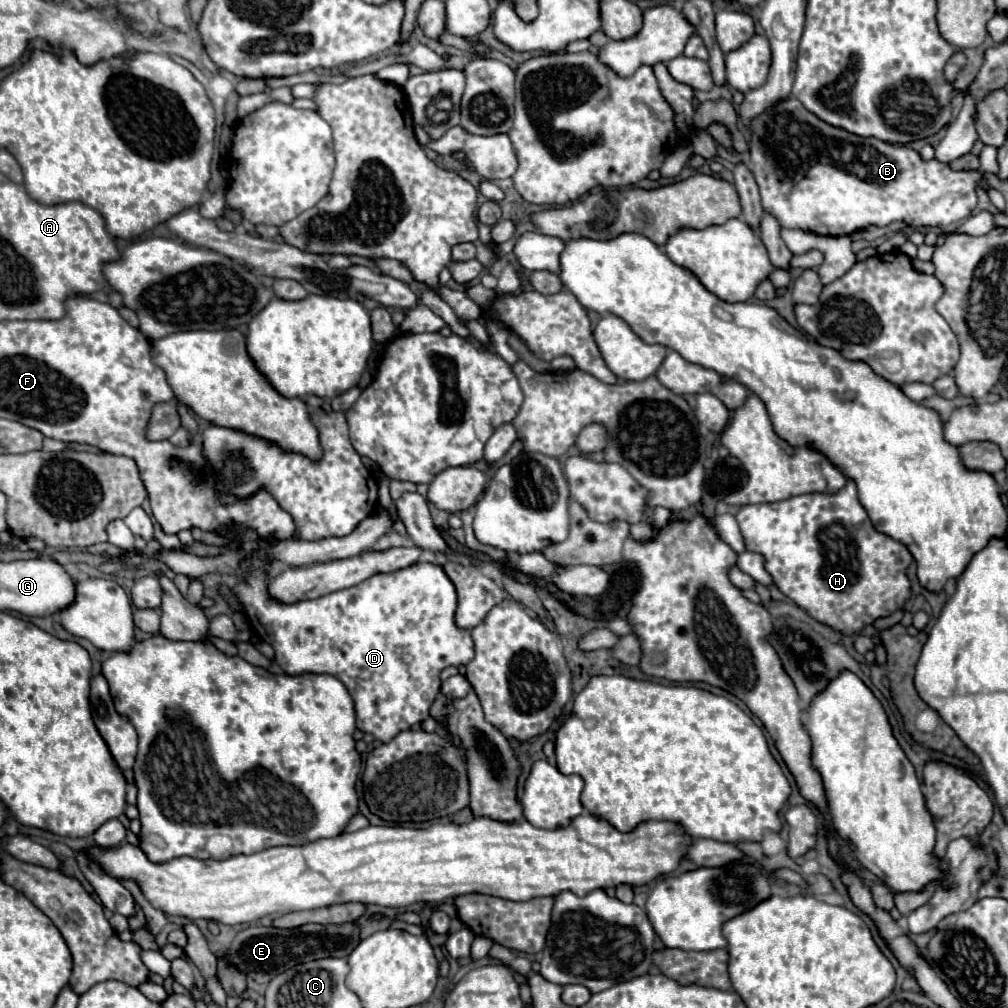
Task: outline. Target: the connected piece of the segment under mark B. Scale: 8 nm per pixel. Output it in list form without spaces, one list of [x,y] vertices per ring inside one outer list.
[[[796,97],[780,99],[748,125],[750,169],[762,195],[764,213],[770,213],[786,229],[812,231],[816,235],[852,235],[868,225],[886,227],[894,221],[906,221],[914,229],[950,225],[966,219],[976,207],[976,183],[980,171],[952,171],[936,159],[922,161],[906,145],[888,145],[874,137],[858,137],[844,129],[832,127],[810,113]]]

